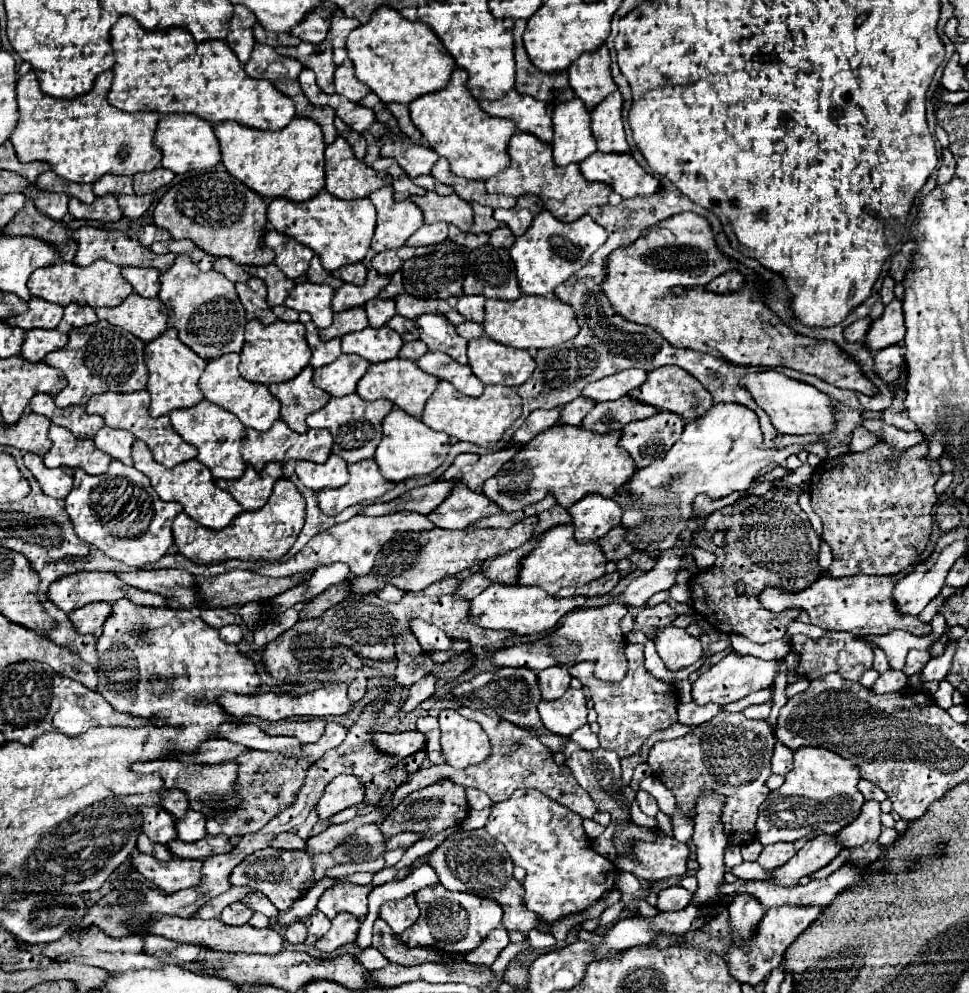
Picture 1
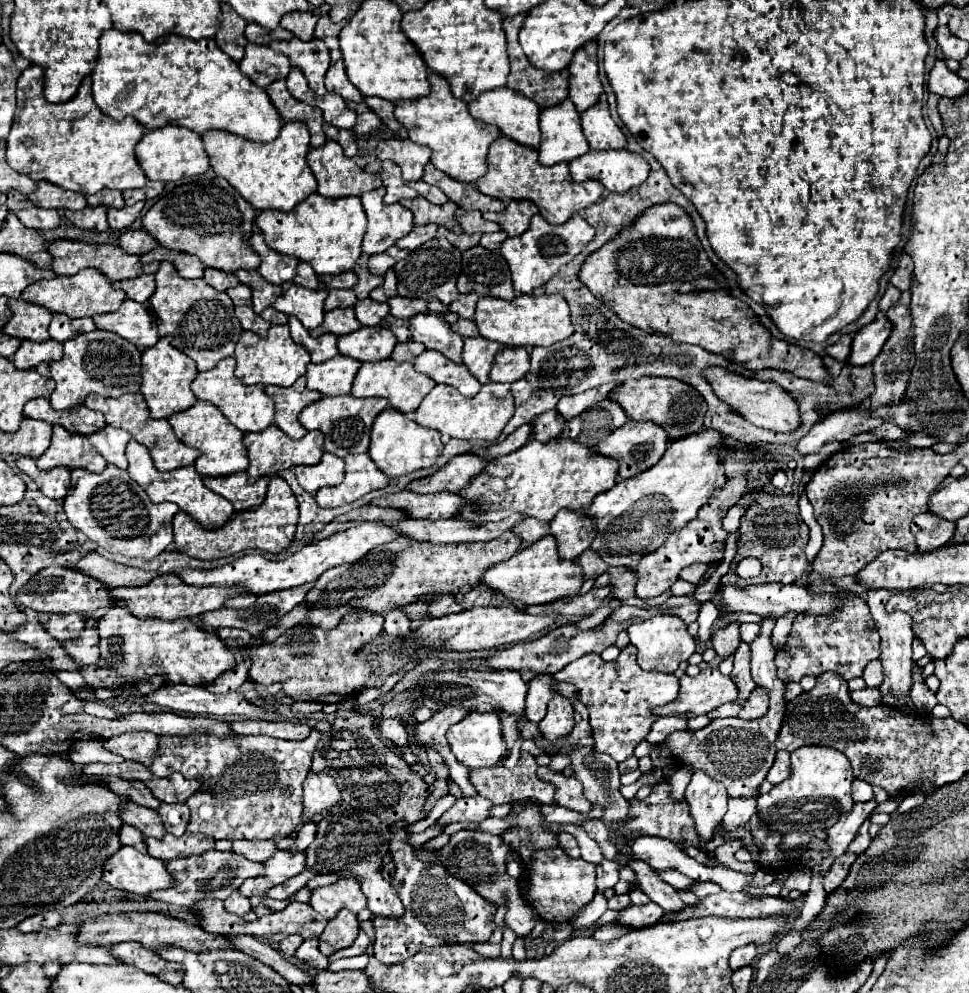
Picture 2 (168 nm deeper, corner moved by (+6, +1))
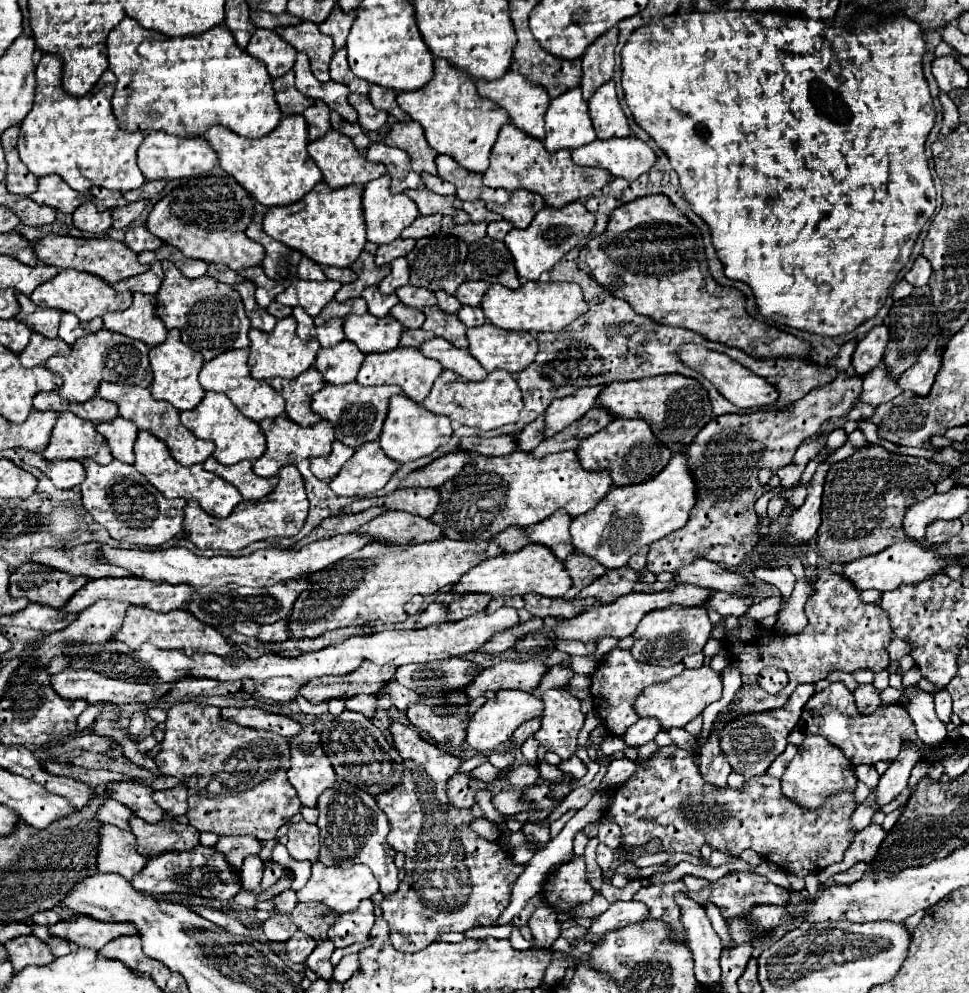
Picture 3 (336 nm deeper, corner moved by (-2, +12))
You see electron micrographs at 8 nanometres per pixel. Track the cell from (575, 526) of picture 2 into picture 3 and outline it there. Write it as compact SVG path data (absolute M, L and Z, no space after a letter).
M567 512L551 514L547 520L527 528L531 542L545 544L547 548L555 552L559 560L565 560L569 554L573 554L573 544L571 544L571 534L569 534L571 520L573 518Z

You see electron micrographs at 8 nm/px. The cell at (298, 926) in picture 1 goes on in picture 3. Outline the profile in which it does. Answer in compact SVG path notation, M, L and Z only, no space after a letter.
M297 934L287 940L287 956L291 962L305 962L307 956L313 952L313 948L315 940L305 934Z

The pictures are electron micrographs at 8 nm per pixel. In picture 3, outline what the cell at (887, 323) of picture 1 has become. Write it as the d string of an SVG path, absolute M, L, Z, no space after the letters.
M881 324L881 326L871 328L867 332L867 336L857 342L857 348L853 354L853 364L851 364L855 368L855 374L865 376L881 362L887 340L889 340L889 330L885 324Z

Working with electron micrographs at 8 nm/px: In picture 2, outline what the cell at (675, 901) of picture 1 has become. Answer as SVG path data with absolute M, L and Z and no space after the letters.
M651 901L647 905L639 905L639 907L631 905L631 907L623 909L623 911L619 911L613 923L619 923L621 927L641 929L641 927L655 925L661 917L663 917L663 909Z

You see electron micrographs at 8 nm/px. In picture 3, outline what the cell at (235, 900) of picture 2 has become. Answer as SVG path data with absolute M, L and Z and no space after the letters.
M247 856L241 866L241 890L243 892L259 892L261 888L261 874L263 874L263 862L259 856Z

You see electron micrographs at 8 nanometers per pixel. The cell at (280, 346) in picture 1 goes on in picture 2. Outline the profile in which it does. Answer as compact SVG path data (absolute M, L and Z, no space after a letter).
M273 325L265 339L259 339L251 331L245 331L237 343L235 359L237 359L235 375L245 385L261 383L261 385L279 385L279 387L291 387L301 375L305 375L305 367L311 361L307 351L297 343L293 343L287 325Z

